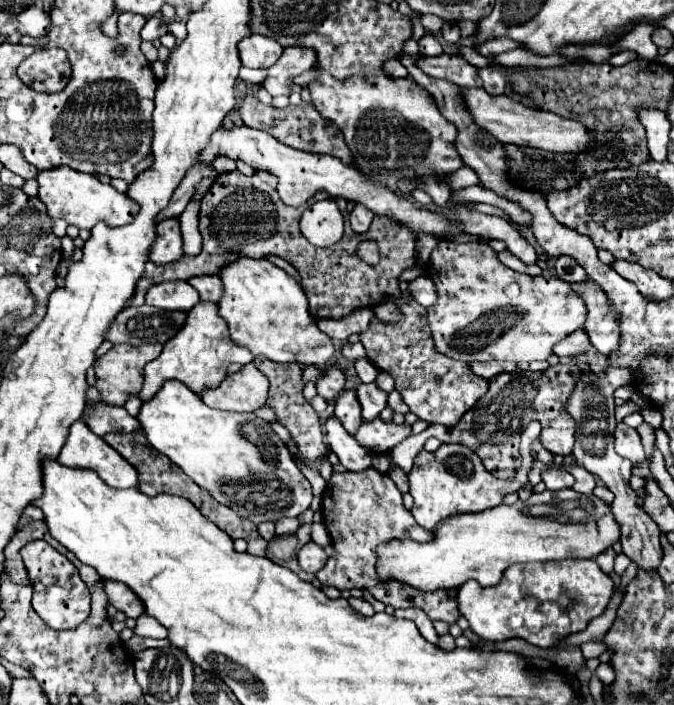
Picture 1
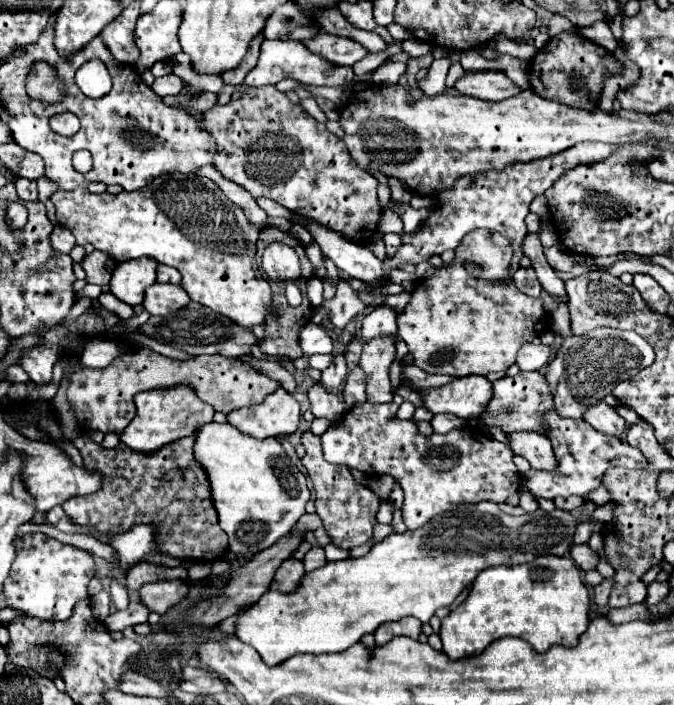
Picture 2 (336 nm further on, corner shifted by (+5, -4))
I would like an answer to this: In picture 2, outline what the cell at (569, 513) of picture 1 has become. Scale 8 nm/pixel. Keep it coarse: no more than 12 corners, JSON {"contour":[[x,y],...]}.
{"contour":[[461,505],[237,617],[269,667],[429,623],[487,567],[565,555],[561,509]]}

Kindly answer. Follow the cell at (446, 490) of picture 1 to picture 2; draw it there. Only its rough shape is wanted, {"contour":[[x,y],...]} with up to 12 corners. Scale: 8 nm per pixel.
{"contour":[[395,403],[351,407],[325,459],[391,475],[411,531],[521,489],[507,443],[425,437]]}

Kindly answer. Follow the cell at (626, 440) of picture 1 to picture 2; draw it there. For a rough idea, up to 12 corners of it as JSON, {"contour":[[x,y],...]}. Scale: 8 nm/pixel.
{"contour":[[605,401],[583,419],[597,431],[623,439],[627,427]]}

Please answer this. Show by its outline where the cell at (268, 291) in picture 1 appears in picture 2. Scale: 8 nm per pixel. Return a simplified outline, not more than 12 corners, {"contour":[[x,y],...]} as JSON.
{"contour":[[207,177],[57,191],[57,221],[115,261],[151,257],[189,297],[261,325],[257,227]]}

